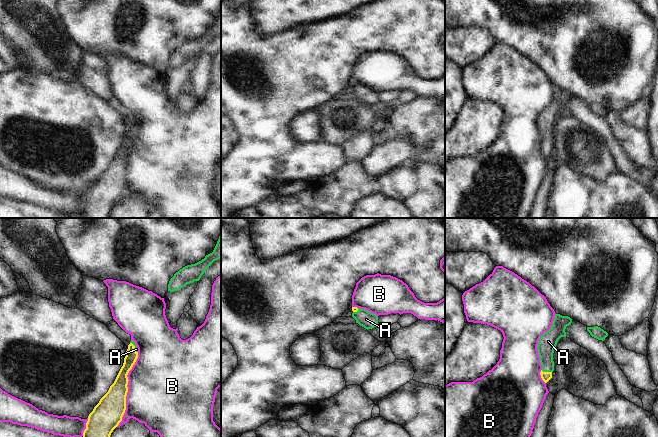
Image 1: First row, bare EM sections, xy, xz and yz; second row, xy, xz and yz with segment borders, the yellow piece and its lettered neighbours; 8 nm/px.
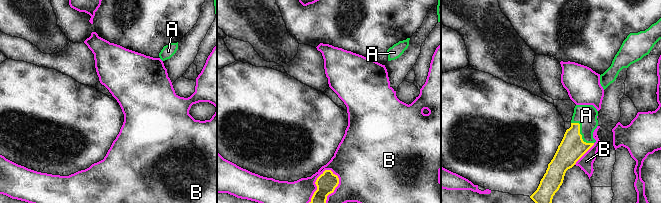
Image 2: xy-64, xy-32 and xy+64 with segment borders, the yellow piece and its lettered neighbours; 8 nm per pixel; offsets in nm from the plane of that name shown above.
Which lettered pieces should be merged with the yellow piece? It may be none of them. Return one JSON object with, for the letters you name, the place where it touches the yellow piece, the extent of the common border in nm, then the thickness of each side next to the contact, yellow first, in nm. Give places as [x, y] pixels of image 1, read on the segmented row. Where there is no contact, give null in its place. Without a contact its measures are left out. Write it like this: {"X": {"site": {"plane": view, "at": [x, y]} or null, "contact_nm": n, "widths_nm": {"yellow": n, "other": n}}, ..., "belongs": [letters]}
{"A": {"site": {"plane": "yz", "at": [546, 372]}, "contact_nm": 90, "widths_nm": {"yellow": 80, "other": 140}}, "belongs": ["A"]}

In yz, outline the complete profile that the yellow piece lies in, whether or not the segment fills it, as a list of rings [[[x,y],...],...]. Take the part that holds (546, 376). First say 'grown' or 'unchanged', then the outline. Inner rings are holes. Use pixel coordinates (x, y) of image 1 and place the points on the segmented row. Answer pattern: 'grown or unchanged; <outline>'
grown; [[[555,314],[551,328],[538,341],[537,350],[542,365],[540,375],[545,383],[552,378],[554,371],[553,353],[557,342],[561,337],[566,337],[565,329],[571,323],[570,317]]]

